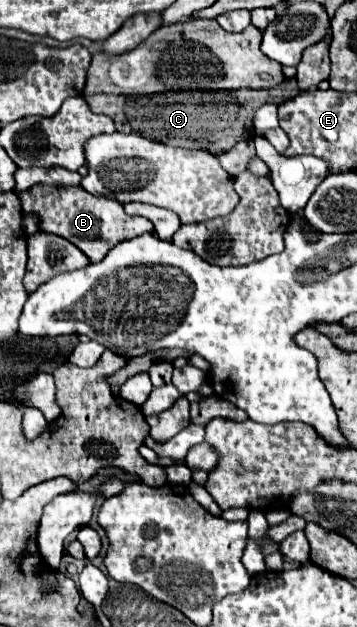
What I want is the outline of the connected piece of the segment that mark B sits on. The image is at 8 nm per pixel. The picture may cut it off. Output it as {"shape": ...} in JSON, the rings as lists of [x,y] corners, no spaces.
{"shape":[[[38,184],[18,194],[22,200],[22,208],[26,216],[38,218],[38,228],[42,232],[50,232],[70,240],[78,246],[90,262],[100,262],[112,246],[126,238],[134,238],[136,234],[152,232],[154,226],[148,218],[142,216],[126,216],[124,206],[118,200],[106,196],[92,196],[80,186],[46,186]]]}

